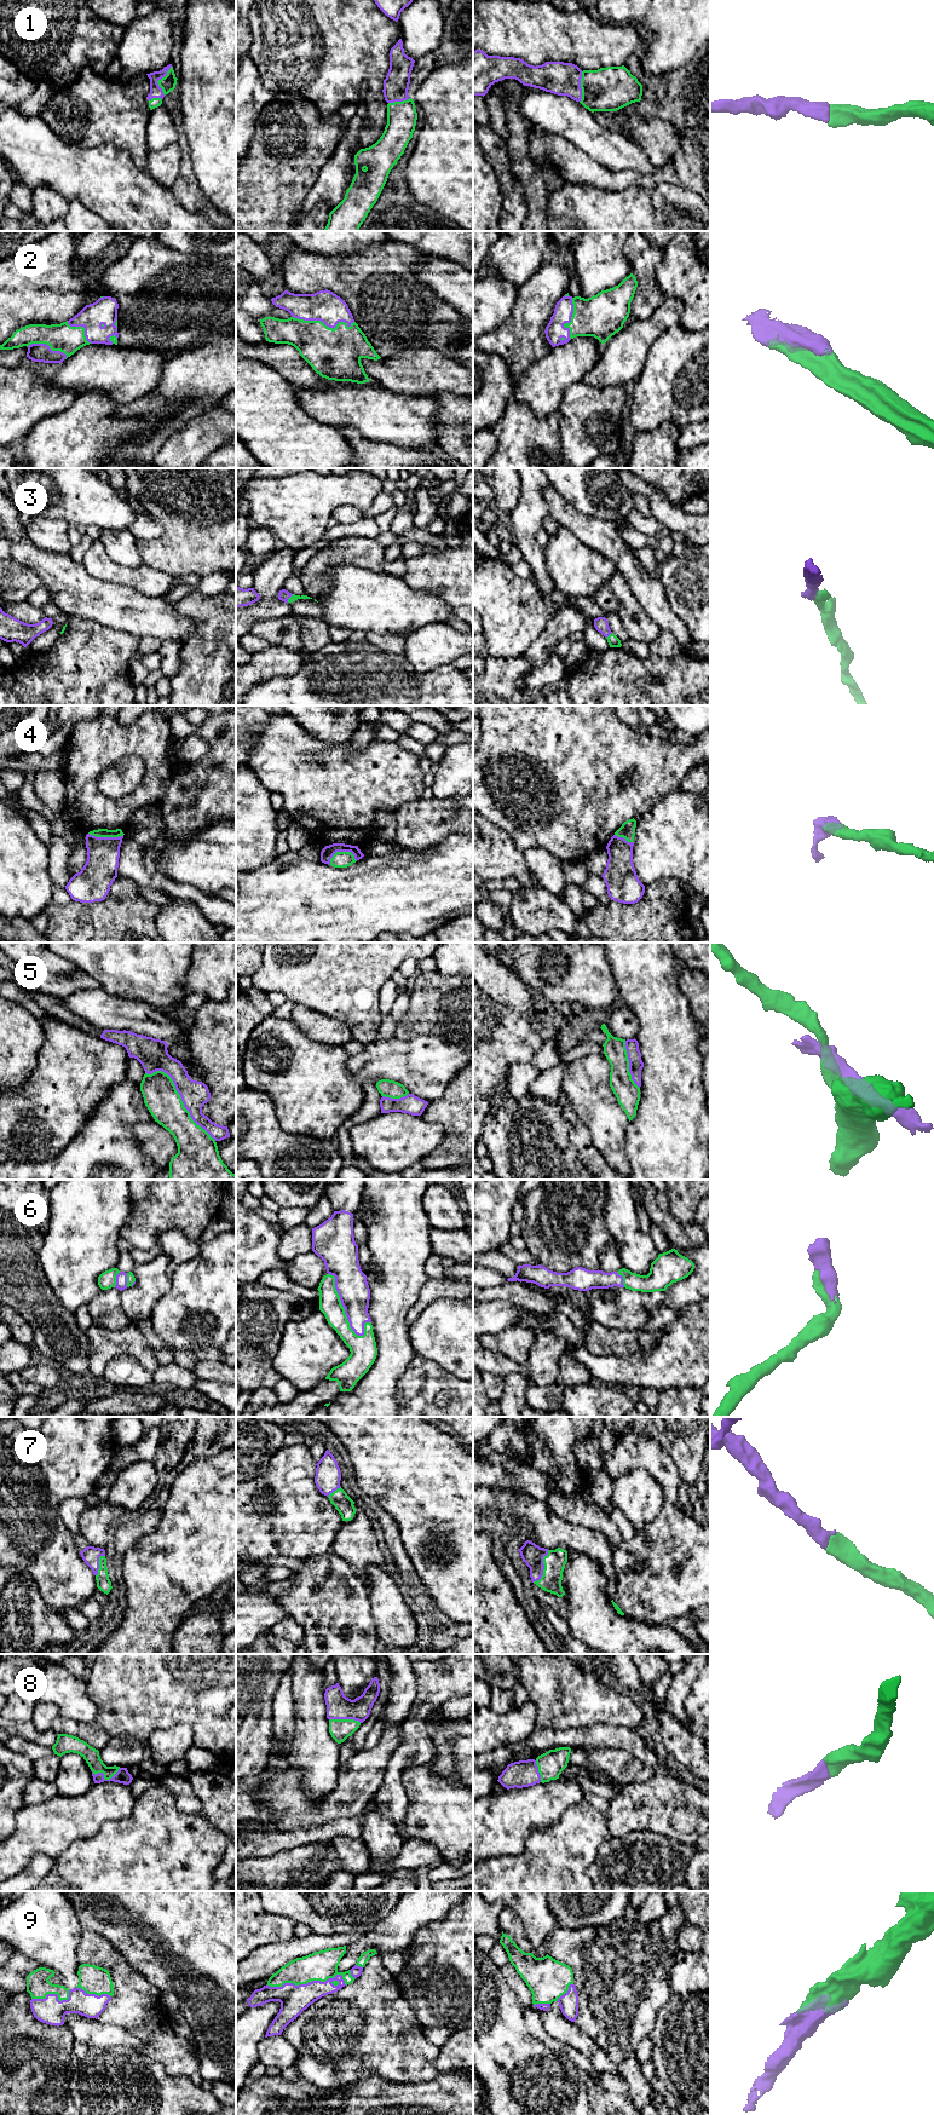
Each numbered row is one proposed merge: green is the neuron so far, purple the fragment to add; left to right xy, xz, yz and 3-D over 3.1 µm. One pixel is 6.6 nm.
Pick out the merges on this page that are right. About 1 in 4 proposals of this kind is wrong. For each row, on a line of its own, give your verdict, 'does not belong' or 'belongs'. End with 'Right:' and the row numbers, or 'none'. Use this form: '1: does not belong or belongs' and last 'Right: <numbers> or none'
1: belongs
2: belongs
3: belongs
4: belongs
5: does not belong
6: belongs
7: belongs
8: belongs
9: belongs
Right: 1, 2, 3, 4, 6, 7, 8, 9

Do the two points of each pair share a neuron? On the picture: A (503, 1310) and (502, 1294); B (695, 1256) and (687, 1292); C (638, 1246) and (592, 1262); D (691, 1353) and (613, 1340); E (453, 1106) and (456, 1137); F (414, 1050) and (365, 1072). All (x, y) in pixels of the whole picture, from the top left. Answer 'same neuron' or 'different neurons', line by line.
A: different neurons
B: same neuron
C: different neurons
D: different neurons
E: same neuron
F: same neuron

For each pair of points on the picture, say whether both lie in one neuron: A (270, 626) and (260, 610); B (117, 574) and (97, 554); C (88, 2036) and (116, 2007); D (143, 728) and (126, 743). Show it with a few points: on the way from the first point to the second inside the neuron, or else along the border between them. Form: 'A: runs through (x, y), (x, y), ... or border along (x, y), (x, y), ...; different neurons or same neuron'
A: border along (290, 615), (253, 618), (251, 621); different neurons
B: runs through (113, 571), (101, 559); same neuron
C: border along (97, 2018), (104, 2023), (113, 2023), (130, 2030); different neurons
D: runs through (139, 732), (130, 739); same neuron

